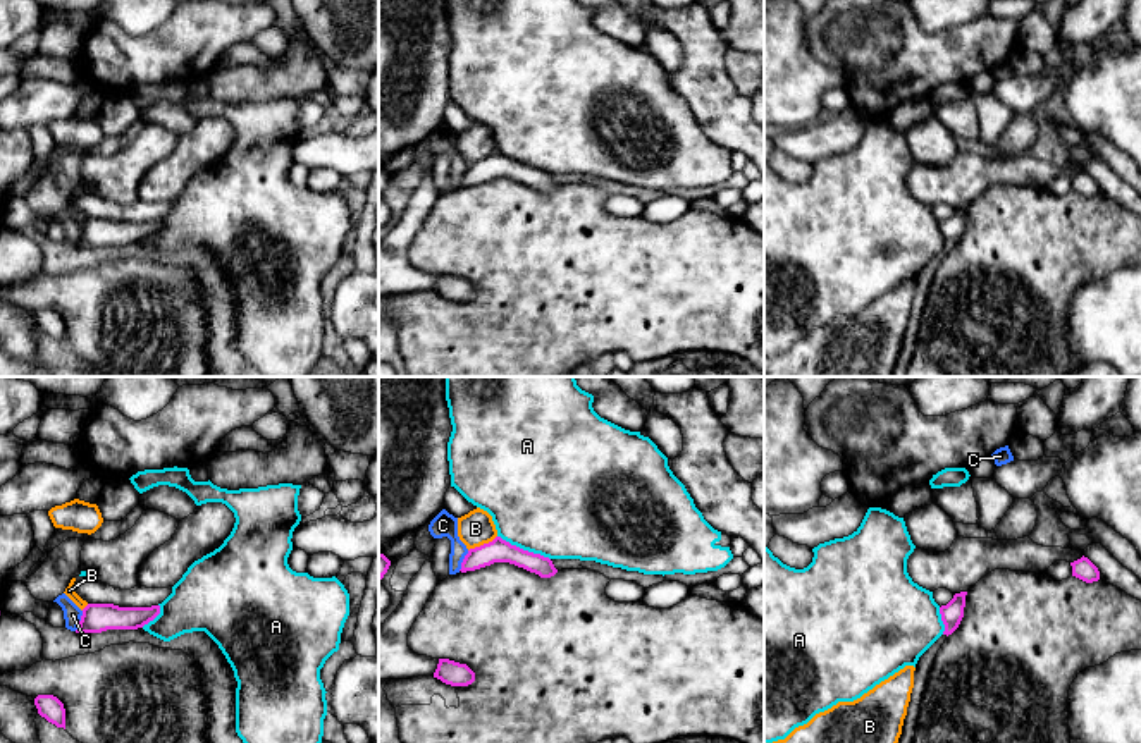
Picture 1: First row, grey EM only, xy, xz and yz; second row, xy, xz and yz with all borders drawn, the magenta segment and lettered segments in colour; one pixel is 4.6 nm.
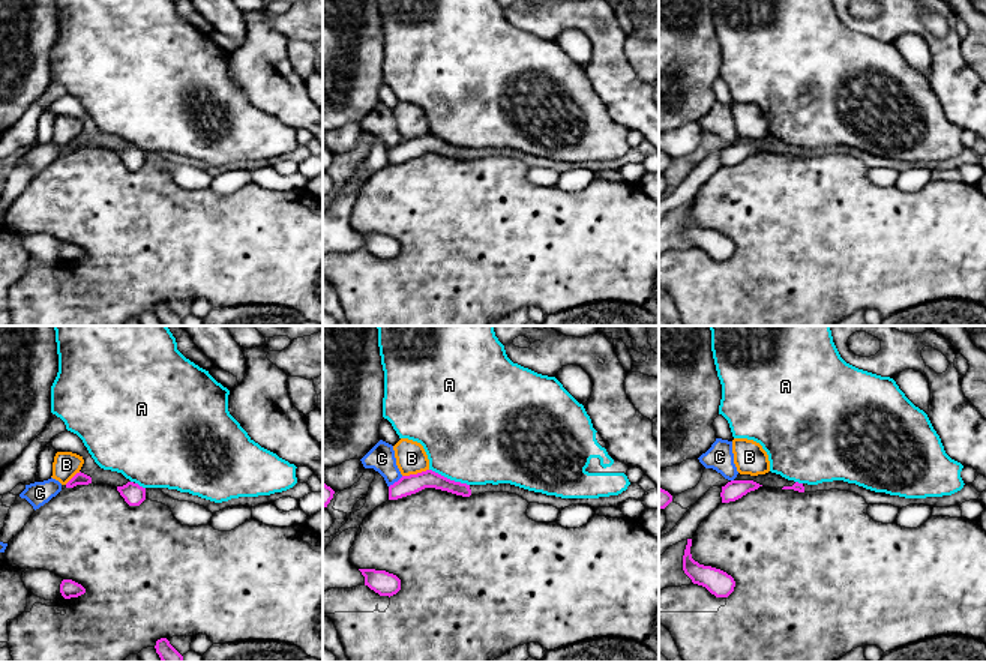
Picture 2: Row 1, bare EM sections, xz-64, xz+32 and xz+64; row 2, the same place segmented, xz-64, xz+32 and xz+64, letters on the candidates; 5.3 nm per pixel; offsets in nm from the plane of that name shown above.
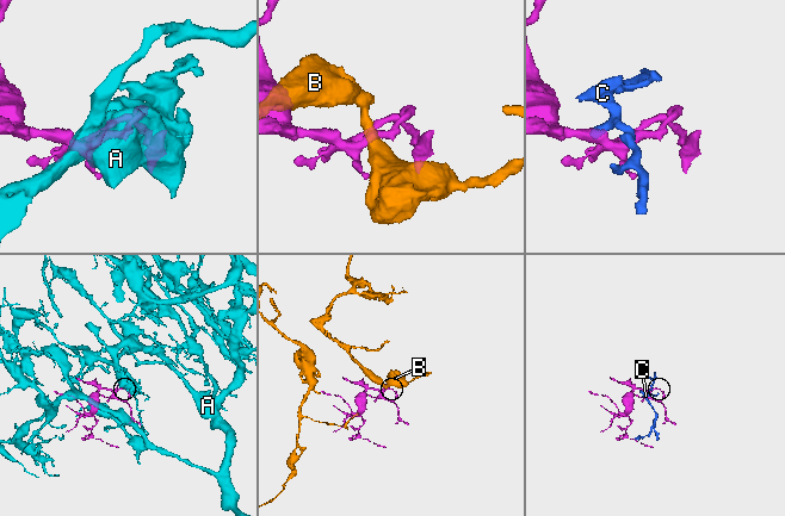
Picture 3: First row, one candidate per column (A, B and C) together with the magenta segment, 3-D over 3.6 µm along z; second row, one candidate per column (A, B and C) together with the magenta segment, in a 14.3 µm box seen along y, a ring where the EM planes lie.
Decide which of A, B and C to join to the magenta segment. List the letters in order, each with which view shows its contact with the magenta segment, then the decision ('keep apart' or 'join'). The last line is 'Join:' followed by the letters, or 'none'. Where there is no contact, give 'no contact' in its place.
A: meets magenta in xz; keep apart
B: meets magenta in xz; keep apart
C: meets magenta in xy; keep apart
Join: none

